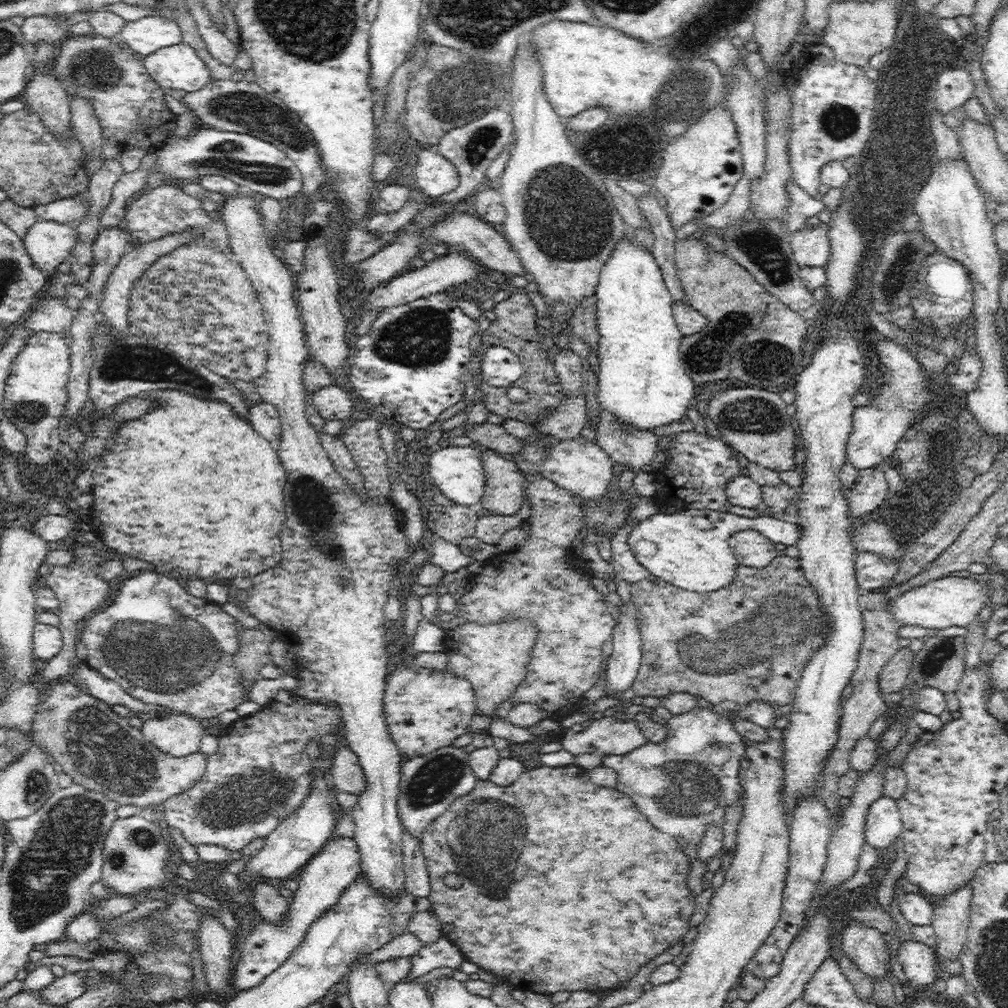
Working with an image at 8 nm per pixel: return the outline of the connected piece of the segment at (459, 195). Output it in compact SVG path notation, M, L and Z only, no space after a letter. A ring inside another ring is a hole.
M506 101L501 102L496 109L490 110L484 116L476 118L466 126L454 128L442 136L434 149L454 165L460 177L458 186L449 192L446 199L465 200L467 194L476 193L476 186L484 180L491 162L496 160L498 155L512 142L513 122L510 109Z

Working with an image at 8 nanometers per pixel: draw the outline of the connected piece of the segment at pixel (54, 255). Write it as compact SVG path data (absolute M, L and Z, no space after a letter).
M40 218L23 238L32 261L50 278L57 272L60 263L67 262L77 240L76 225Z

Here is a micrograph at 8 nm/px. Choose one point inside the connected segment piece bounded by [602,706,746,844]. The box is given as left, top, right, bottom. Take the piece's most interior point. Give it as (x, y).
(684, 783)

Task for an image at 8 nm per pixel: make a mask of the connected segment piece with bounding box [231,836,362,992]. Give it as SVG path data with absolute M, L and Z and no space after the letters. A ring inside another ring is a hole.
M339 836L335 839L330 838L322 850L318 851L304 866L298 878L299 886L290 899L286 920L278 924L268 924L263 920L242 938L239 944L242 952L234 966L234 983L231 986L237 992L248 990L260 984L268 973L276 970L276 967L281 965L300 944L311 922L333 907L342 891L360 873L362 873L360 849L356 846L354 839Z

